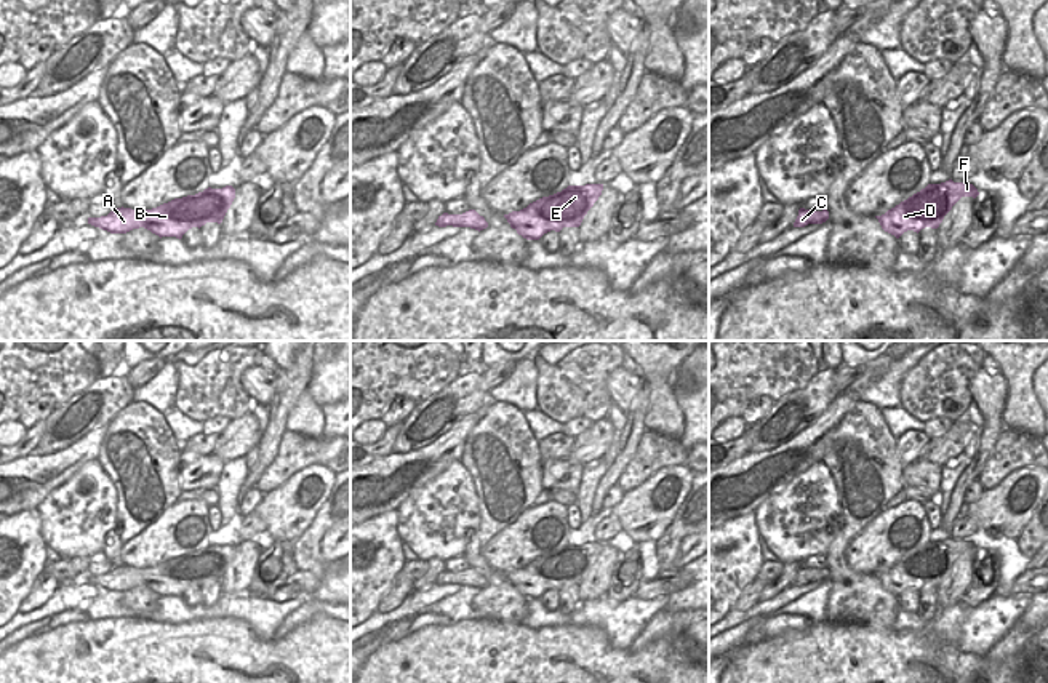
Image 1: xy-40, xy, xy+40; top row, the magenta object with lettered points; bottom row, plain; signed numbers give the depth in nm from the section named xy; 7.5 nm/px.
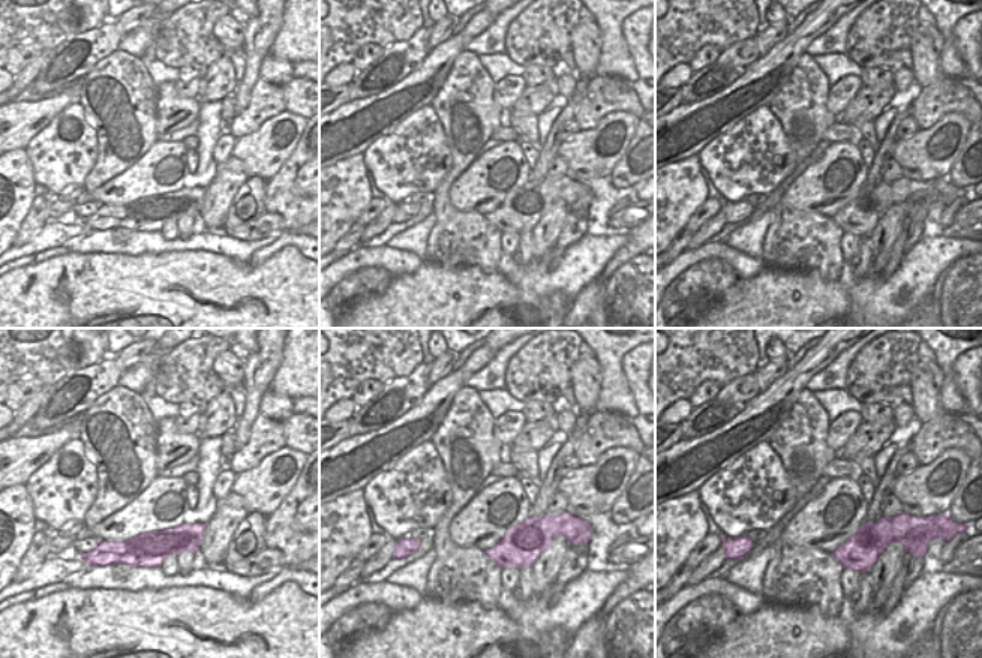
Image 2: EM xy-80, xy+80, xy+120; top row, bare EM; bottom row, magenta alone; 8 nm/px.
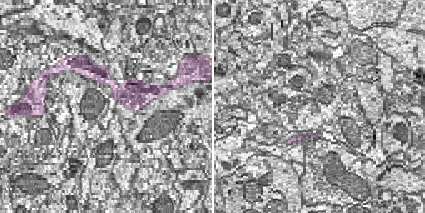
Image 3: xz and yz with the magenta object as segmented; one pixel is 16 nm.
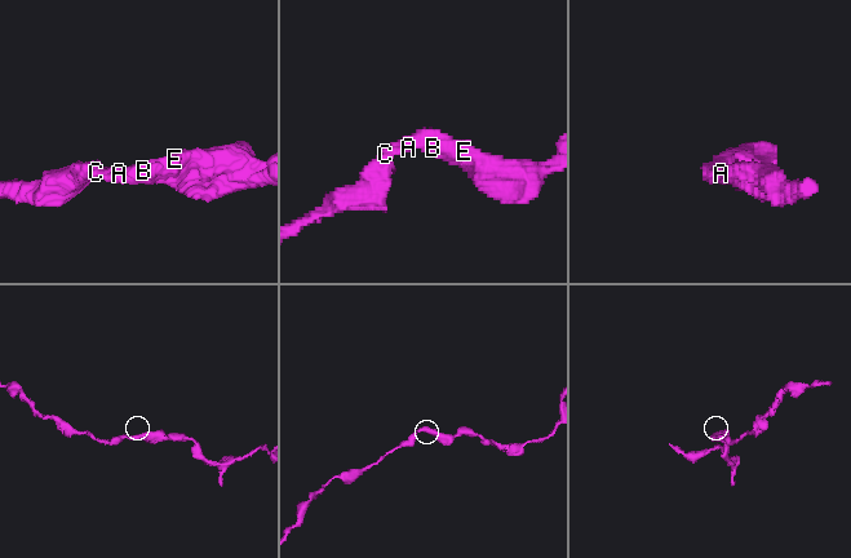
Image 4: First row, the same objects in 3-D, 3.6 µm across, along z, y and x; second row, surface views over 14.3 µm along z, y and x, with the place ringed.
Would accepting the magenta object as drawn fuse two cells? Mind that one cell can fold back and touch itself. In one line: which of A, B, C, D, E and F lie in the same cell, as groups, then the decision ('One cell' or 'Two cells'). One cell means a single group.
Groups: A B C D E F. One cell

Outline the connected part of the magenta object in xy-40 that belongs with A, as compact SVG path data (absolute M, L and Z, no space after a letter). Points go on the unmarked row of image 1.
M205 547L195 553L174 557L152 568L114 566L107 574L88 576L88 582L110 592L126 592L144 585L162 595L182 593L192 585L202 585L206 581L221 582L235 557L235 547Z

